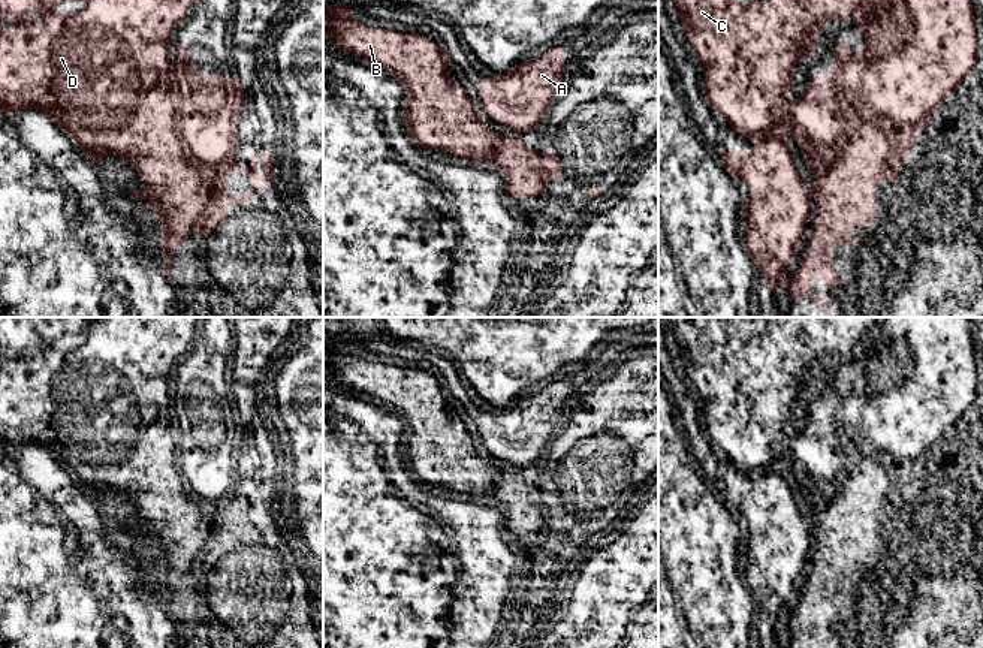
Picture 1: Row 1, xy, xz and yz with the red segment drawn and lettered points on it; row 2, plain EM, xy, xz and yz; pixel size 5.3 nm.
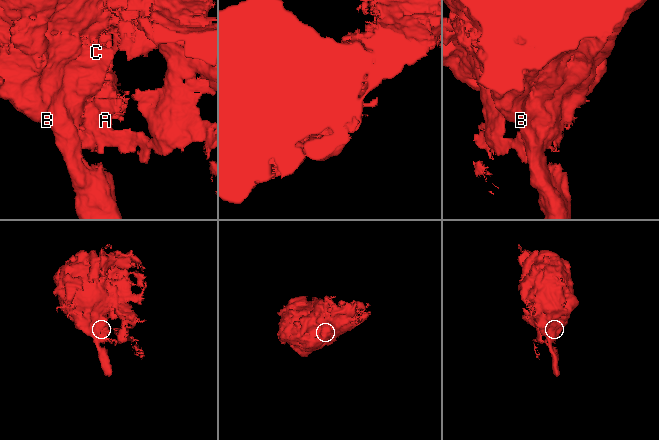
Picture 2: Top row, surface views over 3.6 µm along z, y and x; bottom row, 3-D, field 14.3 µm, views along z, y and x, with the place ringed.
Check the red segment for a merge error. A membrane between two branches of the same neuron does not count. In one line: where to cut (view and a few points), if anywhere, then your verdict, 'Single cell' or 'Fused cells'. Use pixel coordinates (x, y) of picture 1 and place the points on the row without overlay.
Split along xy (169, 401), (174, 464), (201, 524), (190, 555), (162, 566). Fused cells

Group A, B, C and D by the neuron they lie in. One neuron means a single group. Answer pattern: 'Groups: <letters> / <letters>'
Groups: A / B C D

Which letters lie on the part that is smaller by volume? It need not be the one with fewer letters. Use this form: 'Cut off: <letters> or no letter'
Cut off: A

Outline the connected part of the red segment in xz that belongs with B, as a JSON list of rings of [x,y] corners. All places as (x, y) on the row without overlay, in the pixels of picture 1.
[[[337,340],[325,344],[323,371],[352,391],[364,392],[380,398],[388,404],[388,410],[398,415],[407,425],[404,437],[404,455],[410,471],[425,486],[443,486],[465,494],[476,501],[488,497],[494,504],[504,509],[506,515],[513,507],[519,516],[527,515],[530,504],[515,489],[500,489],[498,482],[506,482],[504,471],[492,467],[476,449],[474,440],[461,419],[449,410],[449,397],[444,385],[429,373],[419,368],[401,368],[385,362],[374,364],[358,358],[352,344],[346,340]]]

